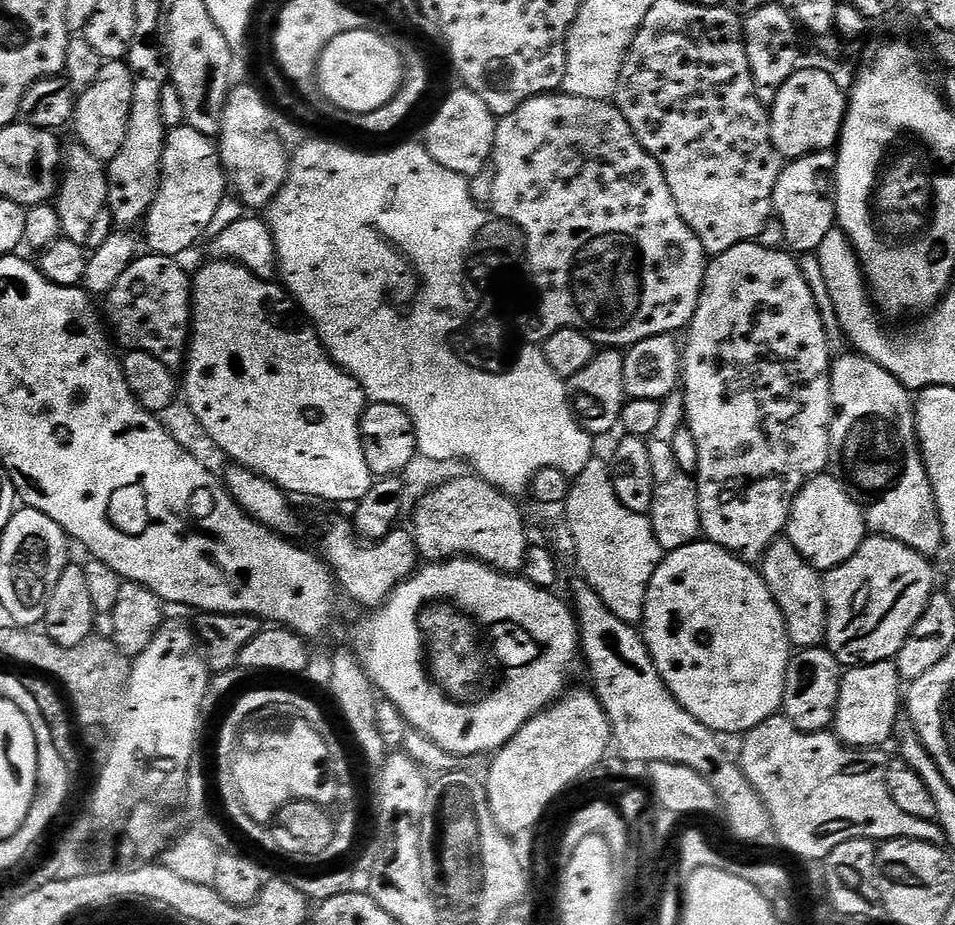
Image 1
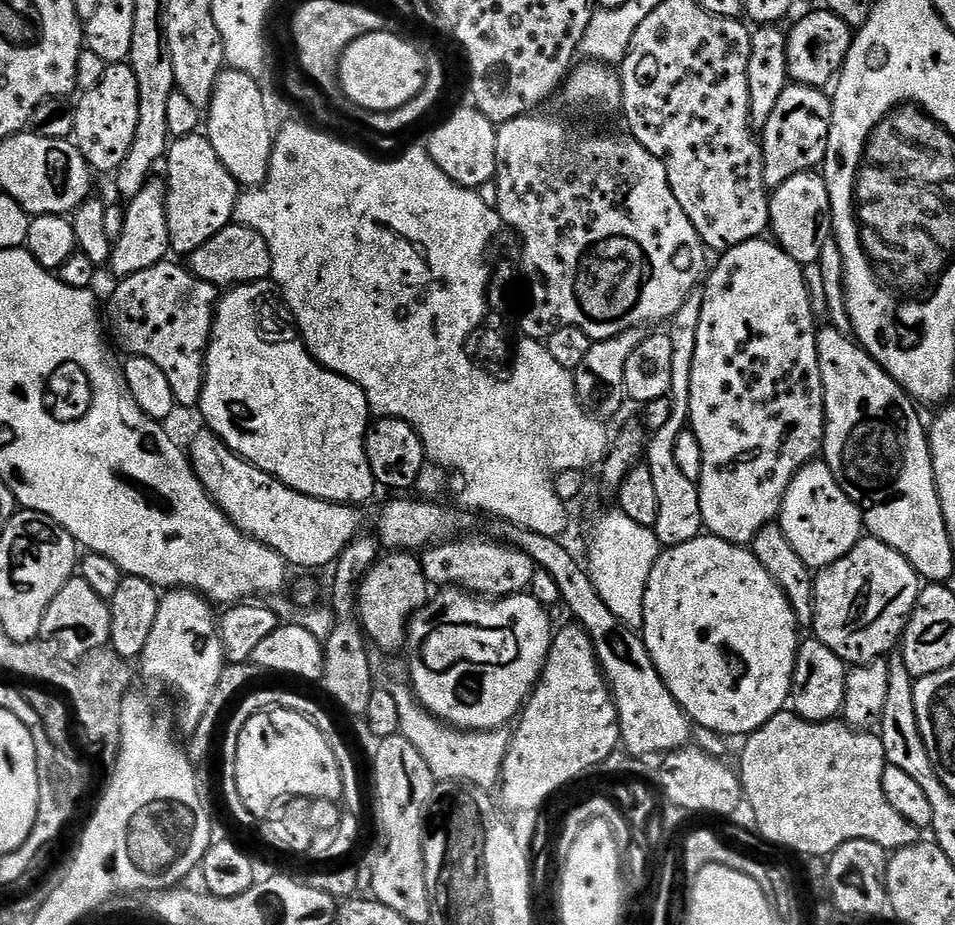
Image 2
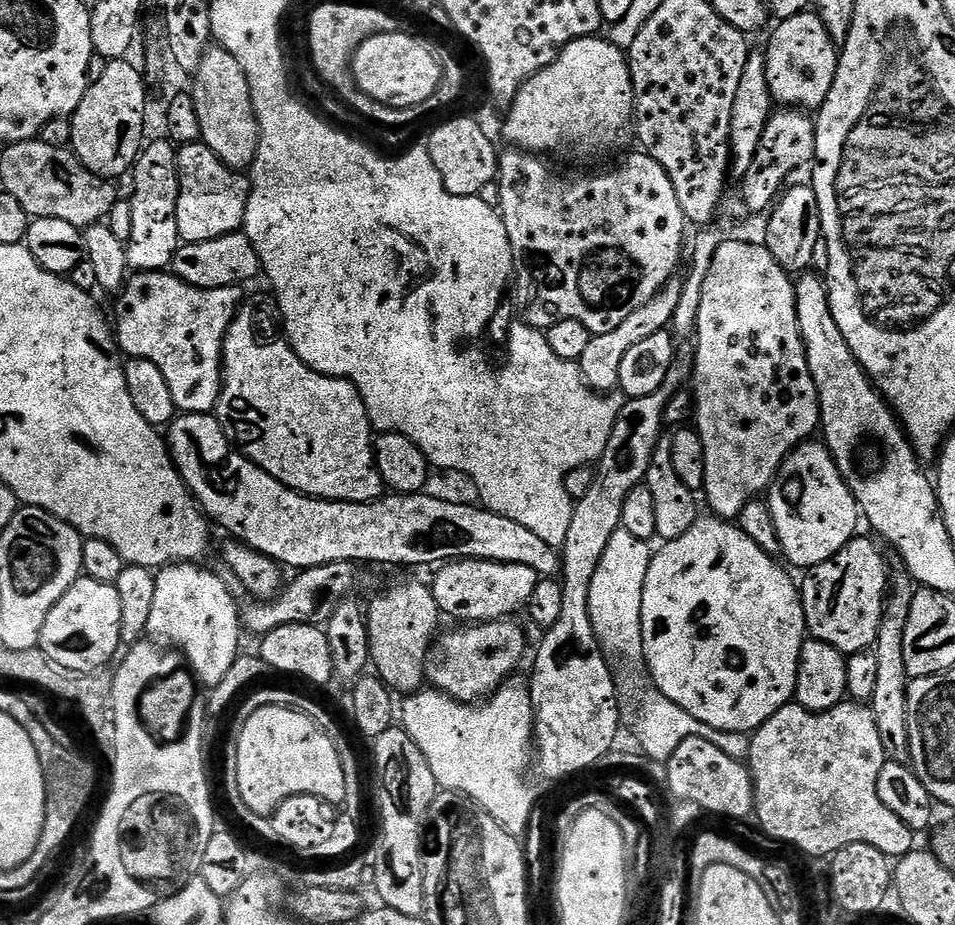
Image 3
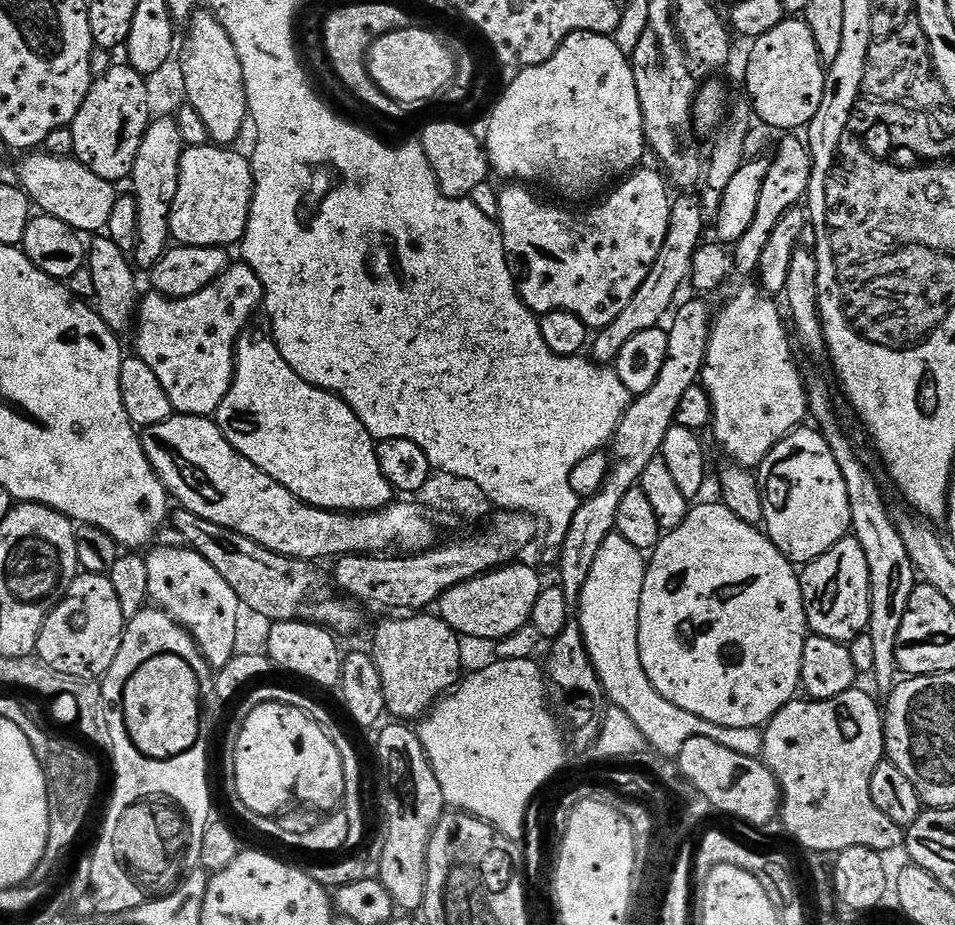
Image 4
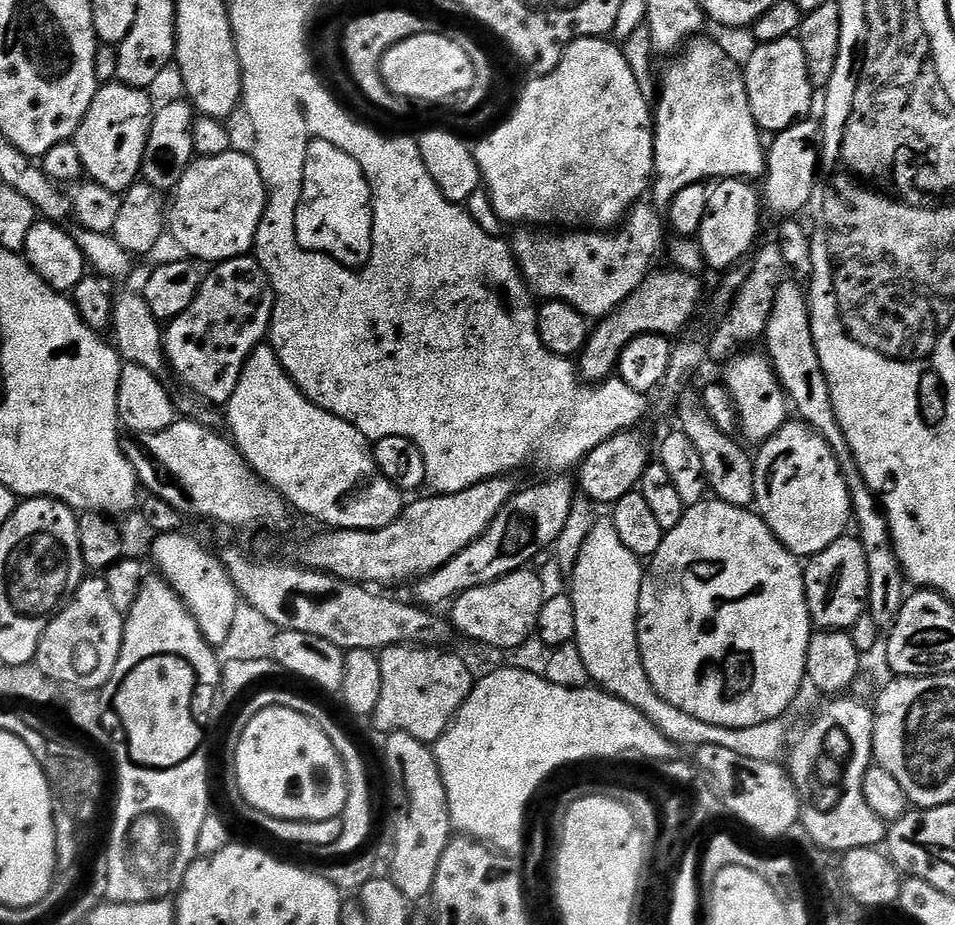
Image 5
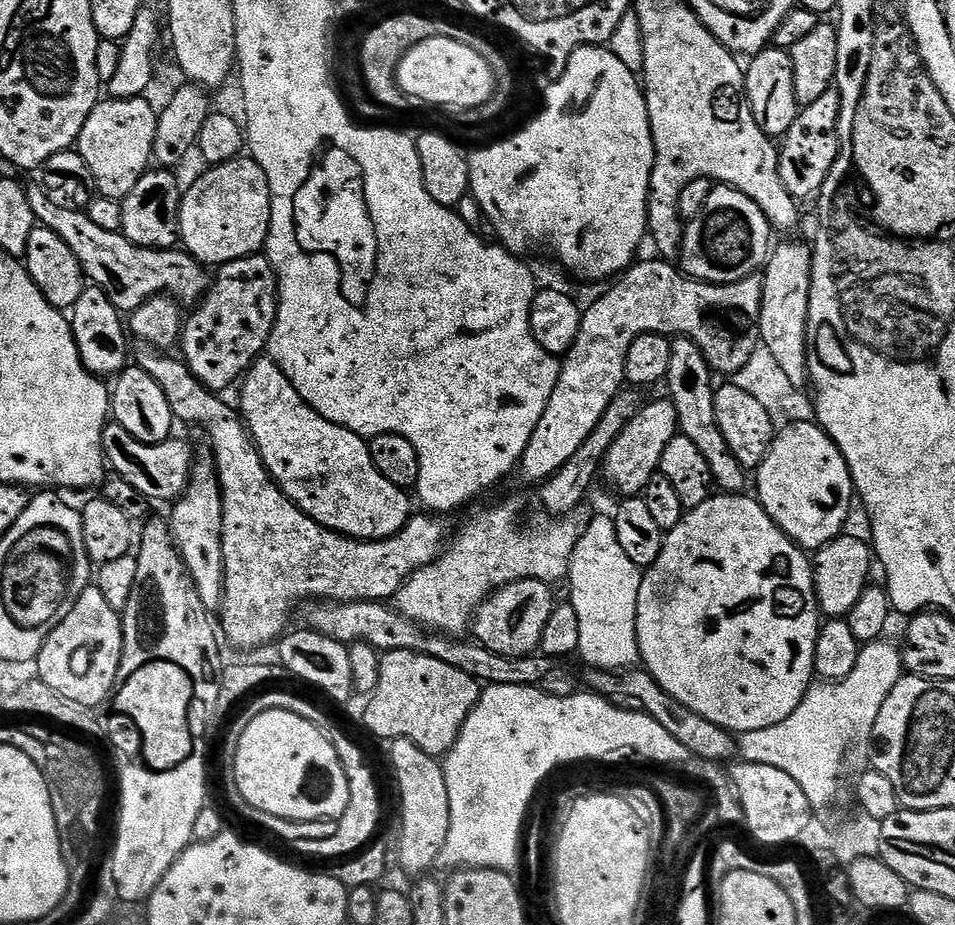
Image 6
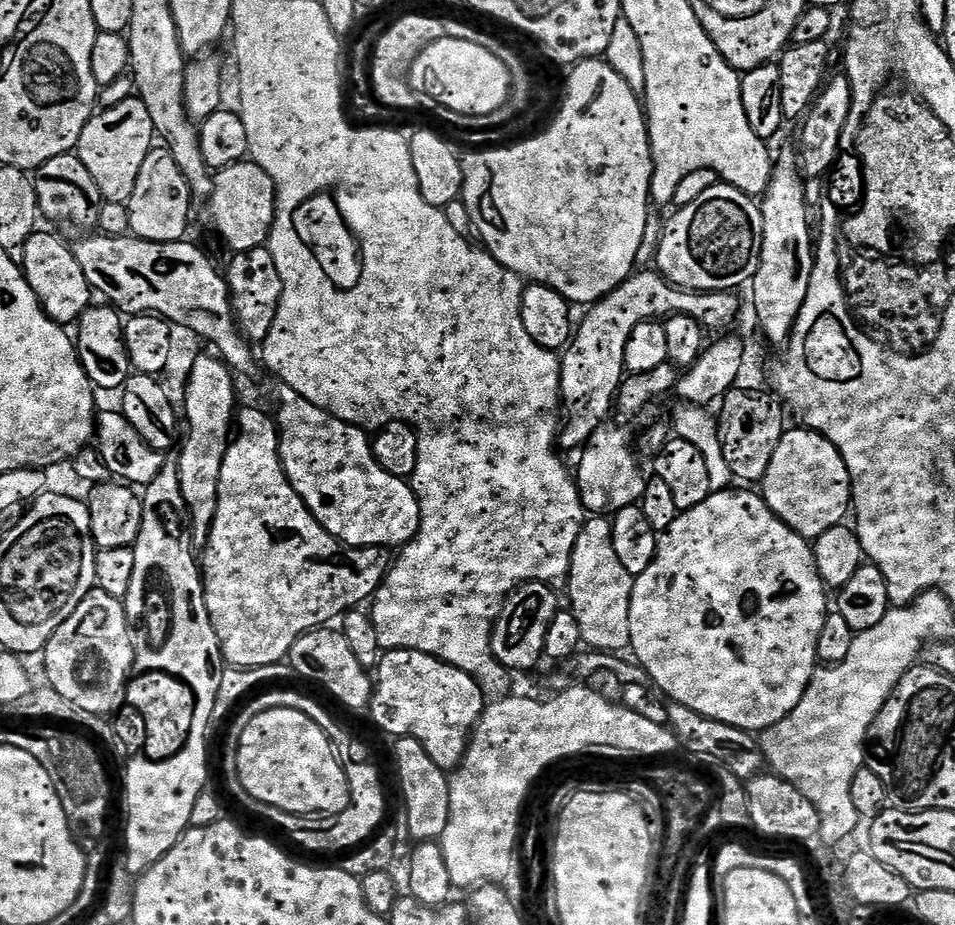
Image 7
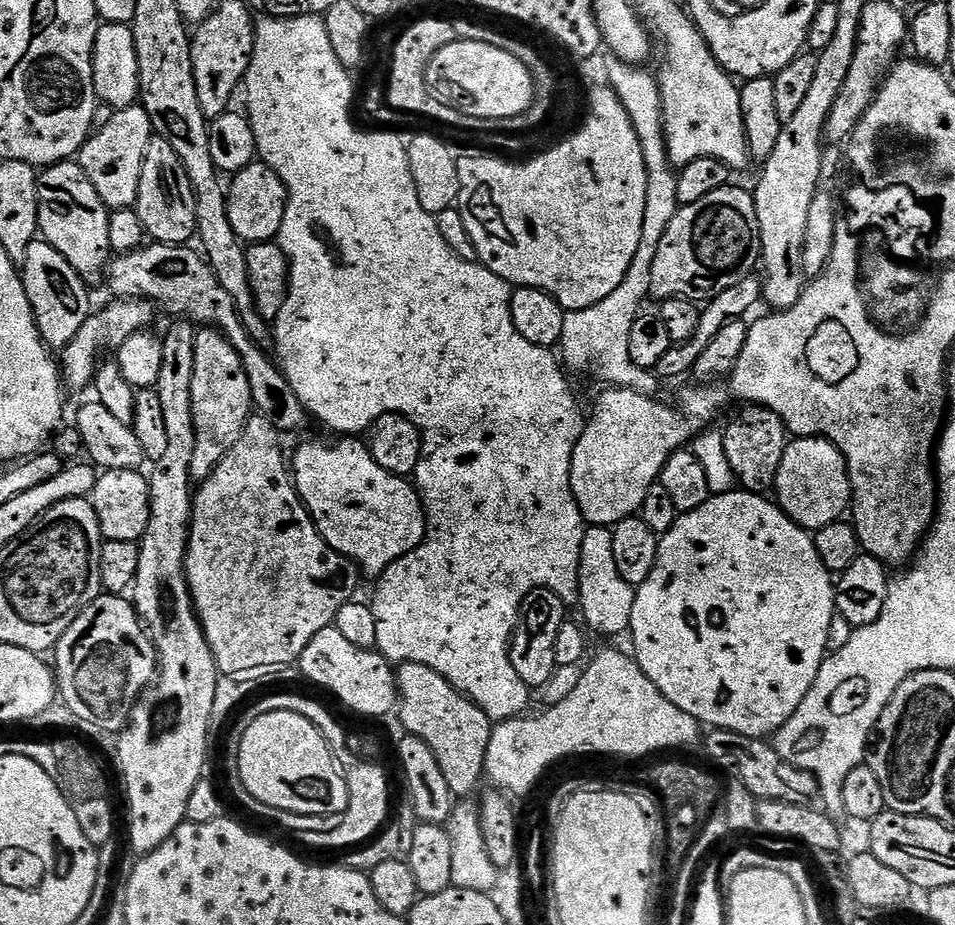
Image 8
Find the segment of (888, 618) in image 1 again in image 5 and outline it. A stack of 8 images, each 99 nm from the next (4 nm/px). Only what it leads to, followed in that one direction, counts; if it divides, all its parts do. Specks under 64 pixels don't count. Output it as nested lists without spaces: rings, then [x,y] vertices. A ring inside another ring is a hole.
[[[855,535],[840,536],[826,550],[811,557],[804,564],[806,602],[813,625],[820,630],[850,630],[866,614],[870,570],[866,564],[866,550]]]

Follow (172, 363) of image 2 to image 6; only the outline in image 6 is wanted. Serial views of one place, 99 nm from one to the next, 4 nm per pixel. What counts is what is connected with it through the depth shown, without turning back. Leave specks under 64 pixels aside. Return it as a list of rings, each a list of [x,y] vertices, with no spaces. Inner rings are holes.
[[[264,254],[238,258],[229,264],[219,265],[215,272],[208,291],[195,305],[194,311],[196,313],[185,319],[178,348],[179,351],[184,351],[182,353],[184,363],[201,380],[204,387],[220,394],[223,393],[223,388],[230,387],[232,383],[235,385],[247,373],[248,369],[261,359],[262,353],[267,349],[268,339],[276,321],[278,285],[272,263]]]

